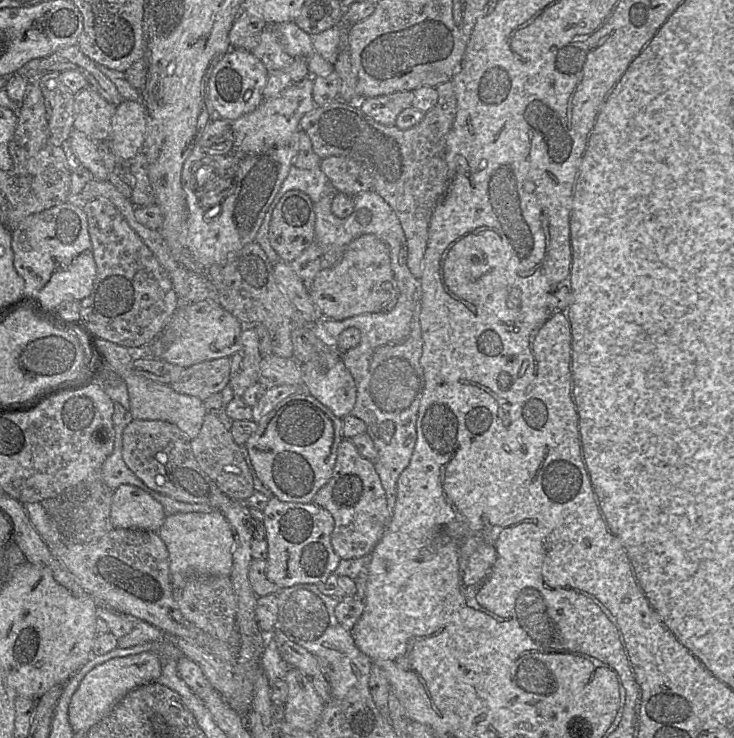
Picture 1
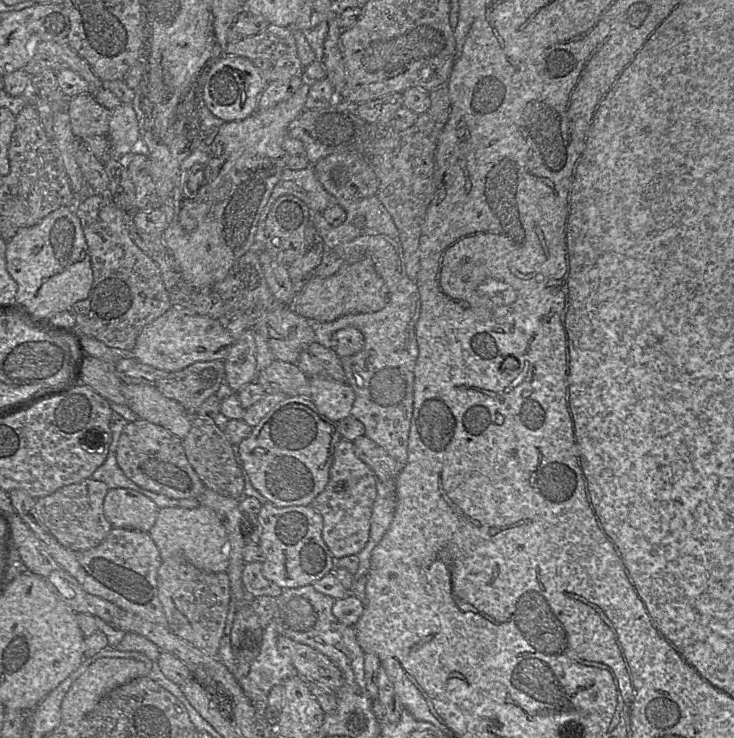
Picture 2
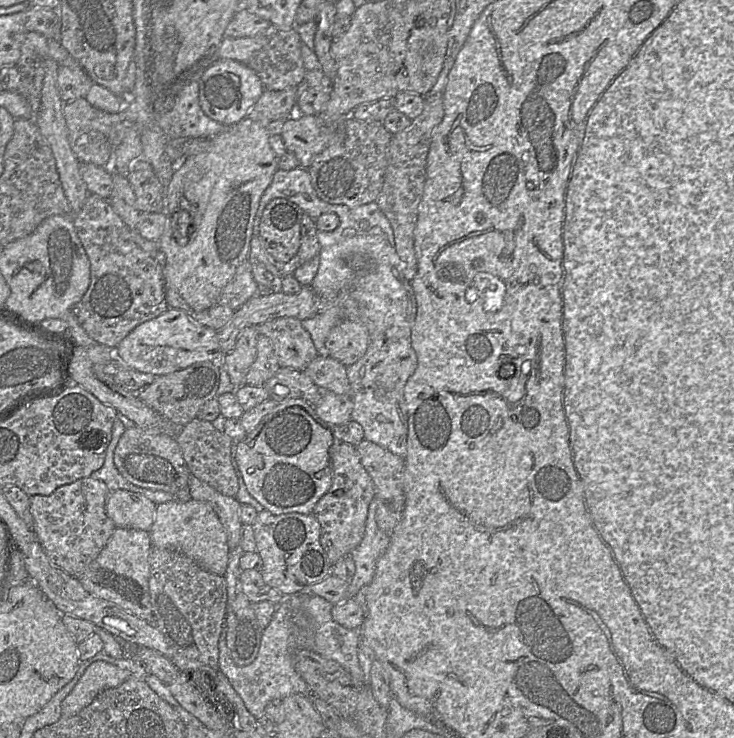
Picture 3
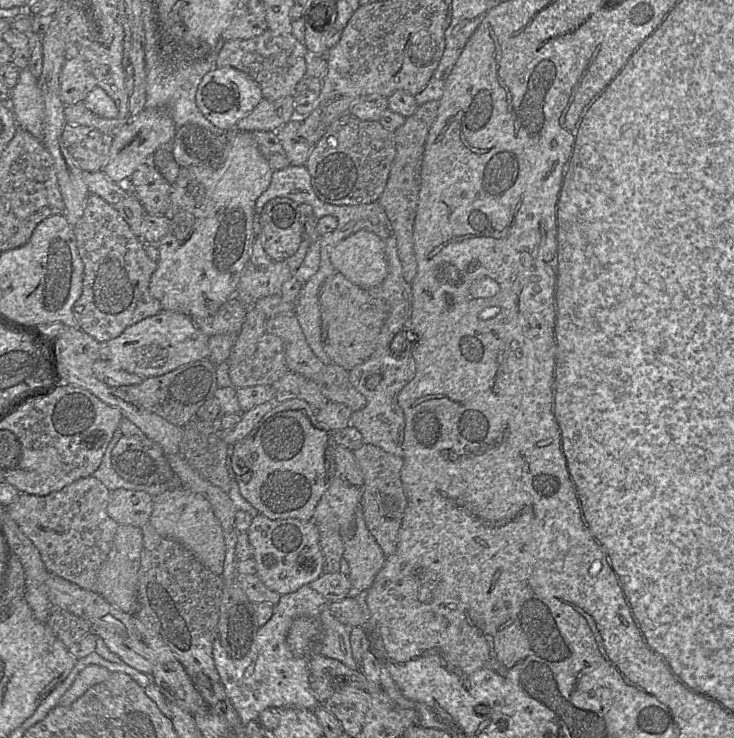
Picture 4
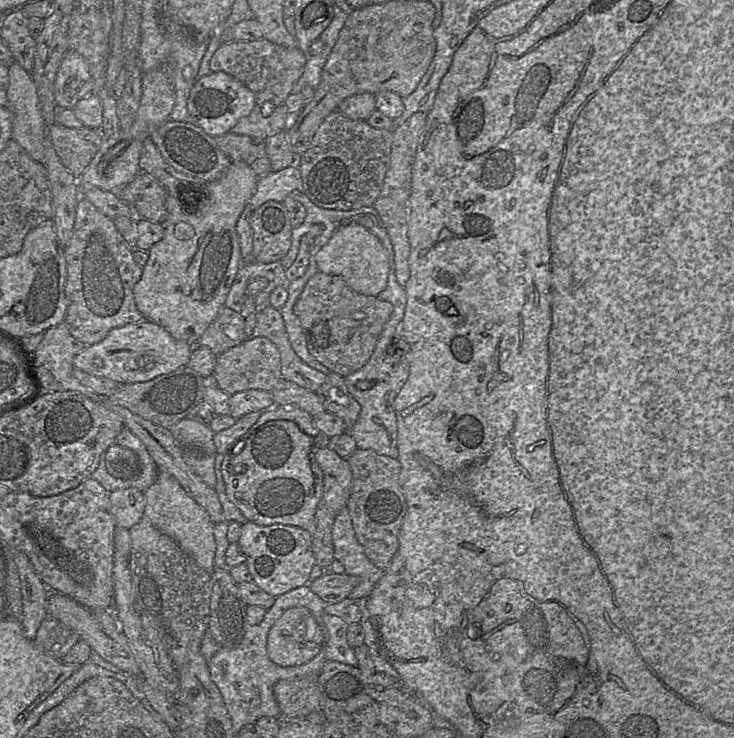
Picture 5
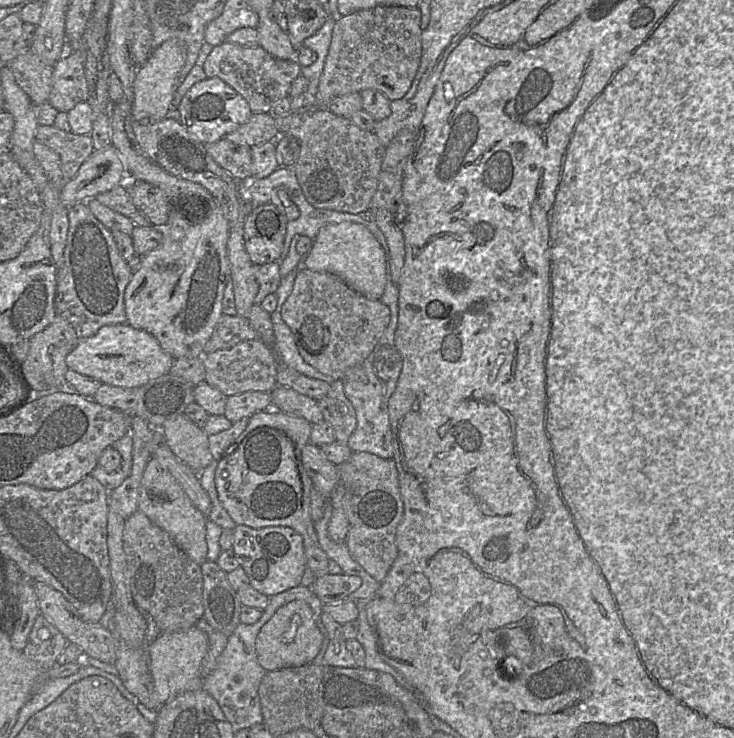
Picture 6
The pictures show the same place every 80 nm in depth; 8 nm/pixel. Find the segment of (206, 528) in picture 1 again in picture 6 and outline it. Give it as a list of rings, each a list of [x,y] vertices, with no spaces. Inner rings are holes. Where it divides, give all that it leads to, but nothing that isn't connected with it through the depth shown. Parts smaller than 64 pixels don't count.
[[[153,453],[143,471],[138,511],[164,530],[177,547],[196,564],[201,566],[207,560],[206,522],[208,518],[194,506],[175,478],[160,465]]]

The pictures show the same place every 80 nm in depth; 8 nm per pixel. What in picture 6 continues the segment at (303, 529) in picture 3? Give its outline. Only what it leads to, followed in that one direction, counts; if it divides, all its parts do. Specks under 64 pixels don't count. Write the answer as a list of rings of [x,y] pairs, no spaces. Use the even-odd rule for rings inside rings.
[[[237,525],[233,529],[231,550],[239,559],[239,566],[244,569],[249,585],[268,597],[299,586],[307,568],[303,538],[287,526],[254,529],[245,525]]]

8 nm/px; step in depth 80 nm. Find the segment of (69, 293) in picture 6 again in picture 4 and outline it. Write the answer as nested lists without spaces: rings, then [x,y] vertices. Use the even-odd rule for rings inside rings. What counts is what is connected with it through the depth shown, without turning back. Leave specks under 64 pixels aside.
[[[89,194],[83,214],[73,226],[73,230],[78,253],[84,264],[82,293],[72,307],[79,329],[99,343],[105,343],[121,335],[127,327],[162,311],[160,302],[149,290],[150,279],[157,262],[149,258],[144,242],[131,232],[114,206],[95,194]]]

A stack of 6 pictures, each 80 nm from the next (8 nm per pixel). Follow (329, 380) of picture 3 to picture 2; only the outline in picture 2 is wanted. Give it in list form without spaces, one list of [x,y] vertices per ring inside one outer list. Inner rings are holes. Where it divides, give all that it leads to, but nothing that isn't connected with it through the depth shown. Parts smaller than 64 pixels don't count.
[[[317,341],[306,346],[299,354],[296,365],[310,379],[323,378],[345,382],[341,358]]]

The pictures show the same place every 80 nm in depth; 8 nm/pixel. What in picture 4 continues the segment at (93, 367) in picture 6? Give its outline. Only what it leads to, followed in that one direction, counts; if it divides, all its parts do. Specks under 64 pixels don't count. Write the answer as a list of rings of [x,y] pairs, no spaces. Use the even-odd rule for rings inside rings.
[[[161,311],[127,327],[118,337],[101,343],[100,360],[110,361],[143,379],[158,377],[191,362],[208,359],[208,339],[185,314]]]

